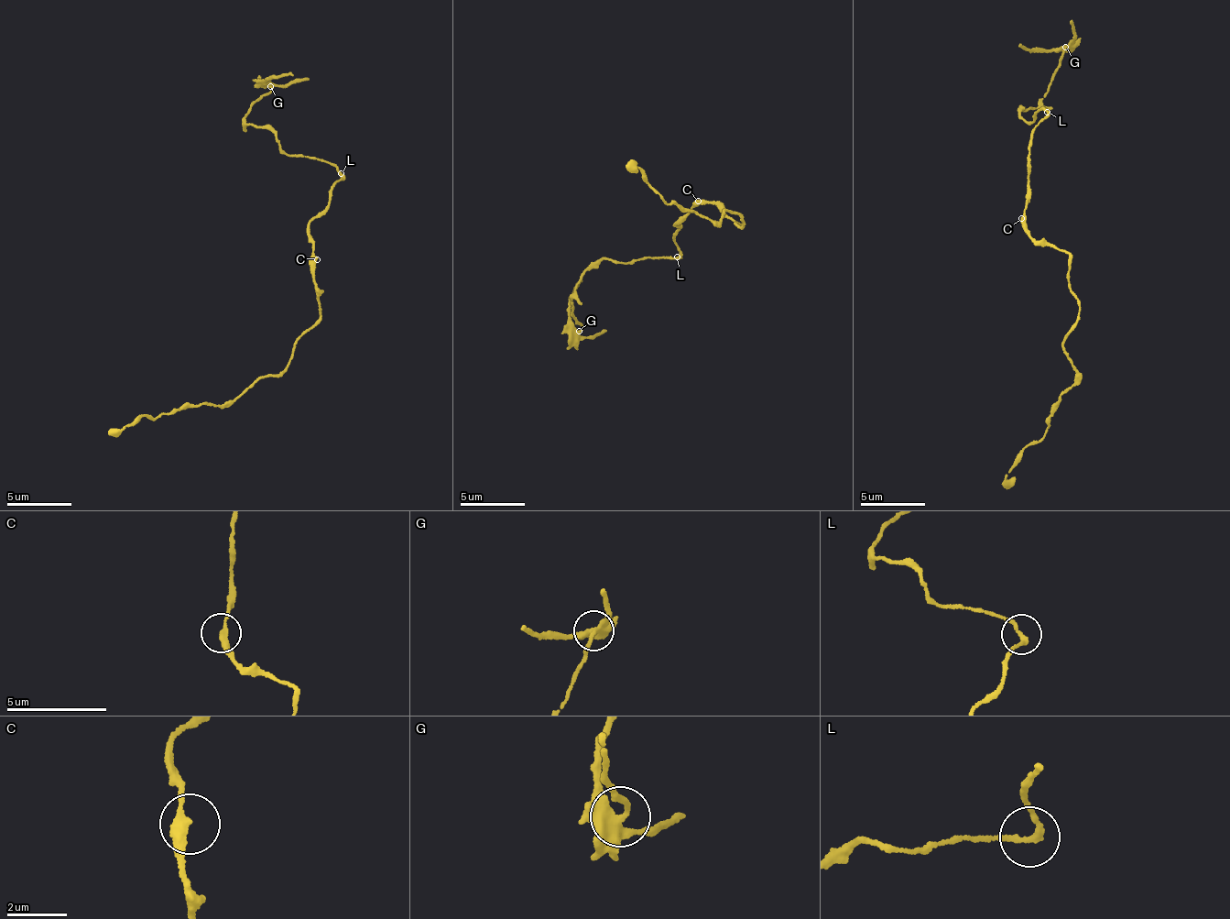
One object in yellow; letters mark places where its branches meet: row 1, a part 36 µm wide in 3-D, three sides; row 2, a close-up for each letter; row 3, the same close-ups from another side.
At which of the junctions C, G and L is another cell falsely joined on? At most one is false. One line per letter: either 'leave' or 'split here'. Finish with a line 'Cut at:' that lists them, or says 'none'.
C: leave
G: split here
L: leave
Cut at: G

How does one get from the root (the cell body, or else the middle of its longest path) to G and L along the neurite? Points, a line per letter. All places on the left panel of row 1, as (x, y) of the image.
G: (312, 259), (310, 221), (325, 208), (341, 172), (286, 154), (273, 132), (245, 122), (270, 87)
L: (312, 259), (310, 221), (325, 208), (328, 191), (341, 178), (341, 172)

